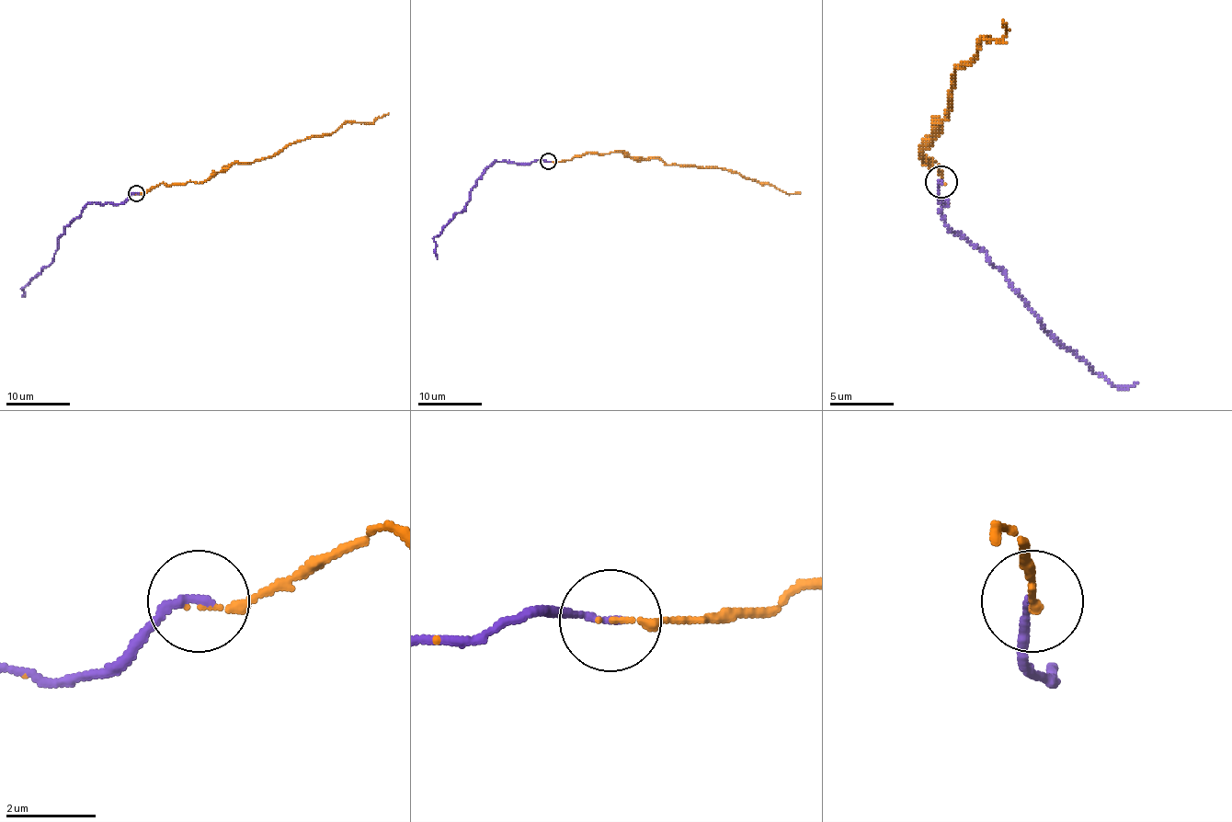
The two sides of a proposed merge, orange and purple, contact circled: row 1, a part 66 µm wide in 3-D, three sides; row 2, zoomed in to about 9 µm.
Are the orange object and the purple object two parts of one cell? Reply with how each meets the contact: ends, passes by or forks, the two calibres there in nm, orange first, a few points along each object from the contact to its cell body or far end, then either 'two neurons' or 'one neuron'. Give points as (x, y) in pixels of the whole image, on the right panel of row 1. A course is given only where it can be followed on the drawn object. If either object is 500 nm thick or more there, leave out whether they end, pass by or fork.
orange ends there; purple ends there; 130 nm thick on the orange side, 180 nm on the other; orange runs (941, 184), (935, 161), (922, 165), (935, 119), (948, 113), (954, 72), (984, 39), (1006, 36), (1003, 20); purple runs (941, 180), (941, 216), (997, 268), (1034, 315), (1115, 386), (1137, 382); one neuron

